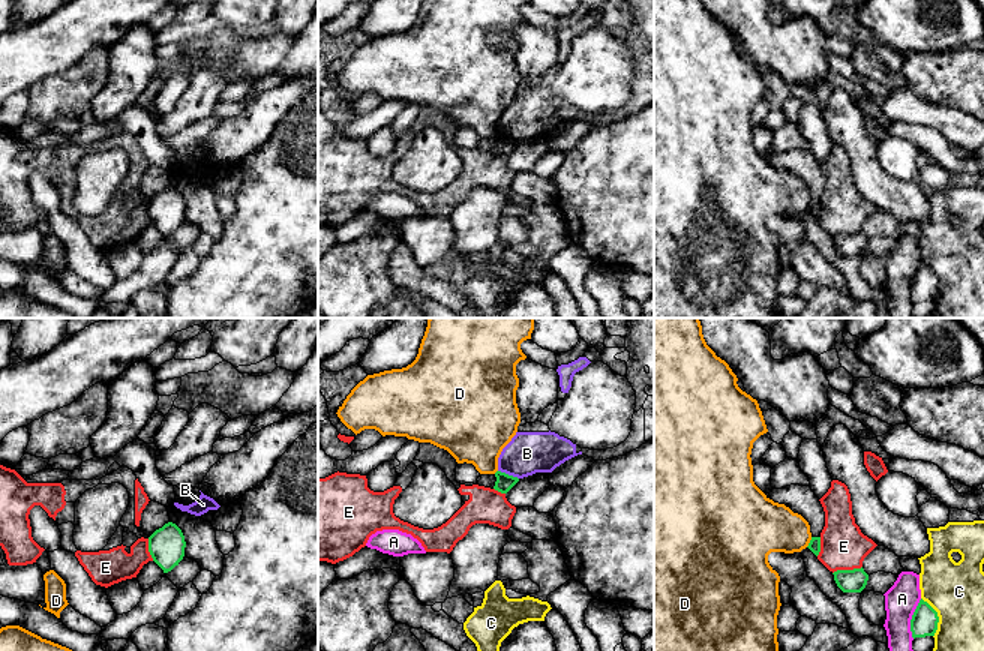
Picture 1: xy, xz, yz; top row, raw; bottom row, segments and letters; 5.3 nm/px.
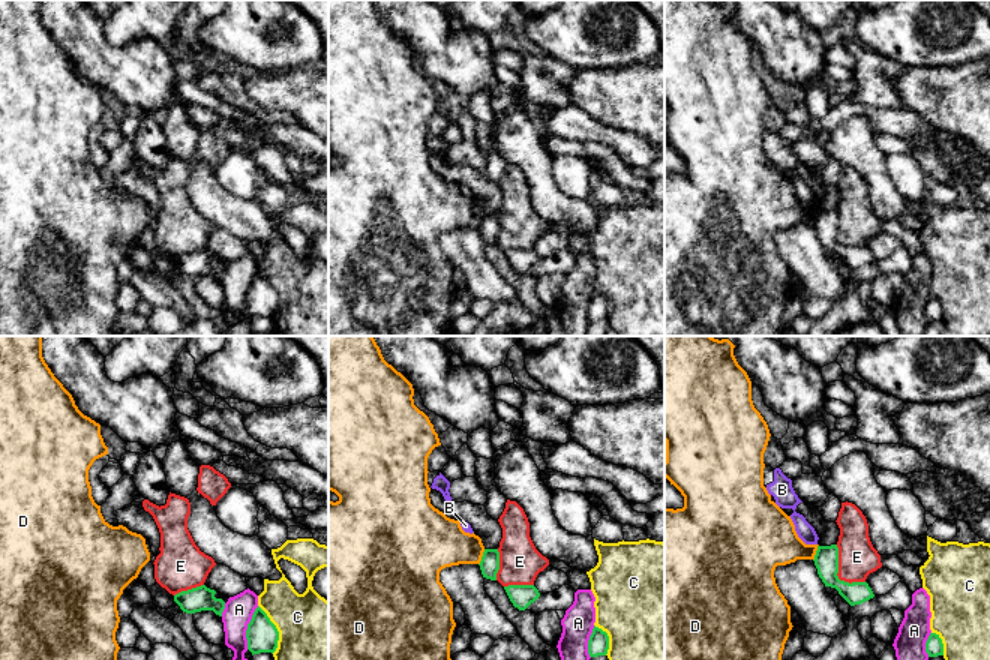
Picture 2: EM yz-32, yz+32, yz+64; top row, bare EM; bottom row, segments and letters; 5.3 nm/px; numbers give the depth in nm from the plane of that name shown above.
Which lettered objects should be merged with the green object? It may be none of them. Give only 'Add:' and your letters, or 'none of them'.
Add: none of them

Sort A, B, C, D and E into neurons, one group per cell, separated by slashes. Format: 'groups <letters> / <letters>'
groups A / B / C / D / E

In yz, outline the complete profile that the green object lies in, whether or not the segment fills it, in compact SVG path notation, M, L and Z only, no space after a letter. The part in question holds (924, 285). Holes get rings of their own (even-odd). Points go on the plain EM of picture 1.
M921 262L910 284L912 302L934 300L938 286L938 276Z

